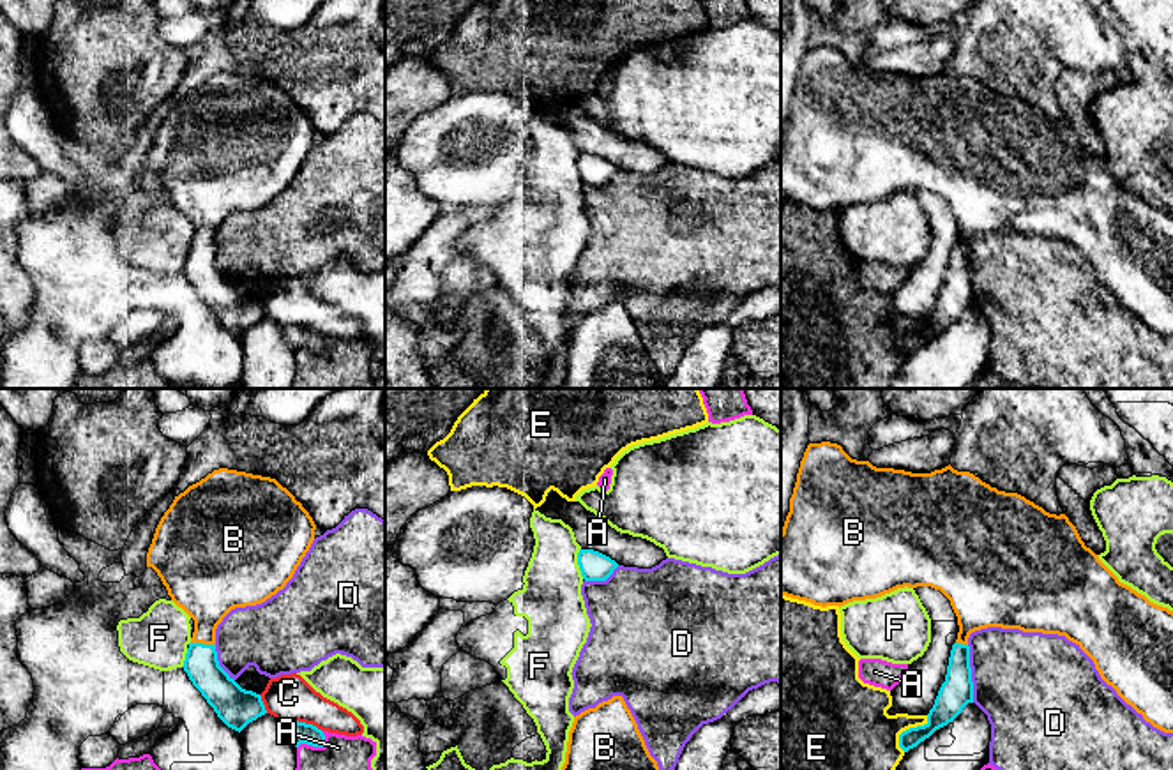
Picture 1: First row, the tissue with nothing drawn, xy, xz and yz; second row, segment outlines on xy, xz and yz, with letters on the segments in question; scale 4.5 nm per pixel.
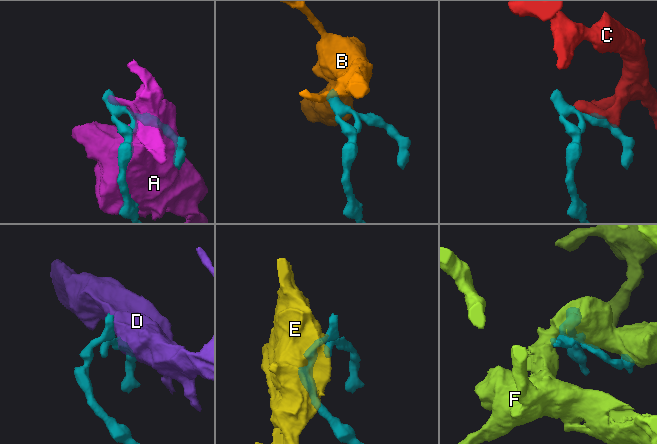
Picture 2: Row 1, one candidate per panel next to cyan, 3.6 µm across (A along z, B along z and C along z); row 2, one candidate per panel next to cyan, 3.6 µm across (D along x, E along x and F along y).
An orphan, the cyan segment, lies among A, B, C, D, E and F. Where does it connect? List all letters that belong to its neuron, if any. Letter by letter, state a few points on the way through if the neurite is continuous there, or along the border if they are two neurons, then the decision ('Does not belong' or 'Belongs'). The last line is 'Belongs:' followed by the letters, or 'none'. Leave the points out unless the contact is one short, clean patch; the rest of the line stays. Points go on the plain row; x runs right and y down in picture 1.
A: Does not belong
B: Path across: xy (202, 271), (202, 248), (207, 221), (207, 193). Belongs
C: Does not belong
D: Does not belong
E: Does not belong
F: Does not belong
Belongs: B

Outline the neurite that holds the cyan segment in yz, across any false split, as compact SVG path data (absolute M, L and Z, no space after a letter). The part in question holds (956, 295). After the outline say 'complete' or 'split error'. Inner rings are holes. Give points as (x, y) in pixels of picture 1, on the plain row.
M809 48L781 136L781 200L821 212L841 212L904 191L940 194L950 205L959 230L945 286L927 318L927 327L899 339L899 351L904 357L952 327L968 307L973 307L968 242L988 231L1065 240L1094 265L1101 283L1147 327L1173 337L1173 215L1120 187L1099 159L1085 150L1065 118L1049 118L1025 101L998 95L973 78L957 76L950 69L931 78L912 78L851 64L837 48Z | split error

